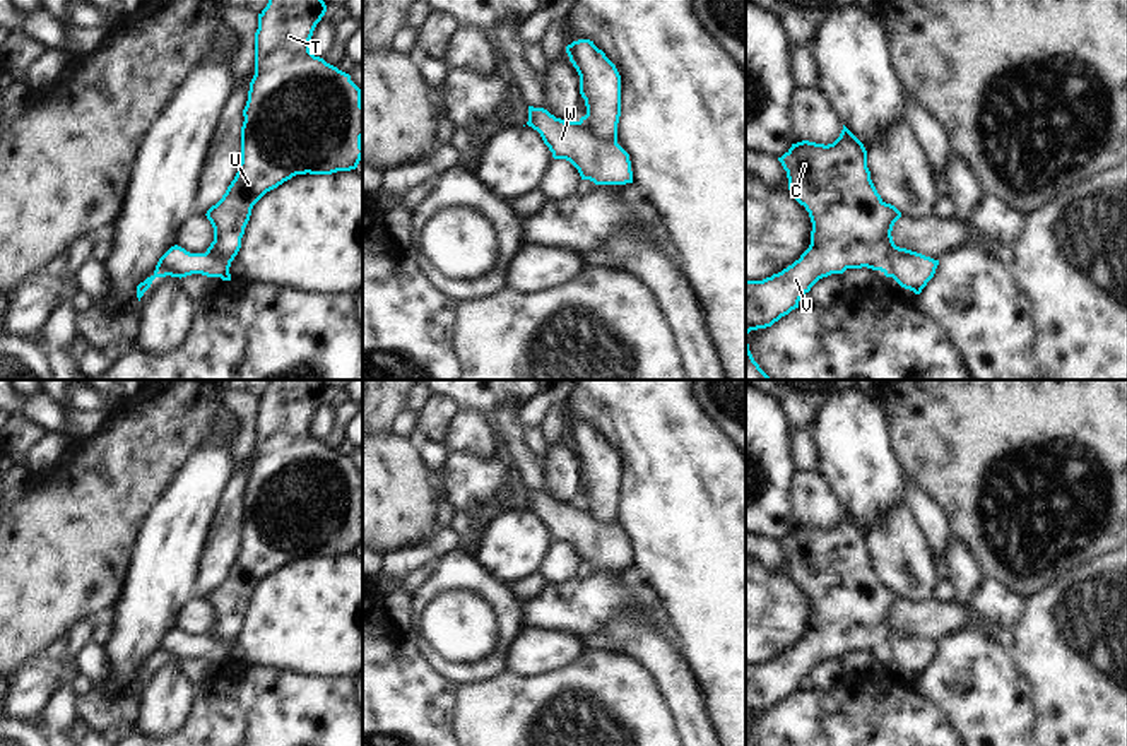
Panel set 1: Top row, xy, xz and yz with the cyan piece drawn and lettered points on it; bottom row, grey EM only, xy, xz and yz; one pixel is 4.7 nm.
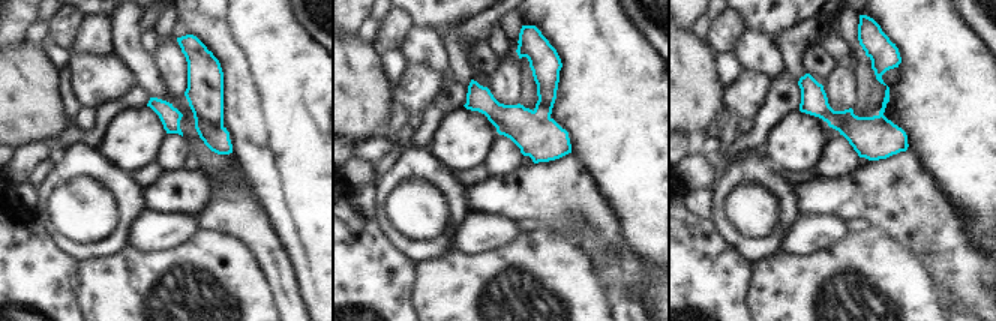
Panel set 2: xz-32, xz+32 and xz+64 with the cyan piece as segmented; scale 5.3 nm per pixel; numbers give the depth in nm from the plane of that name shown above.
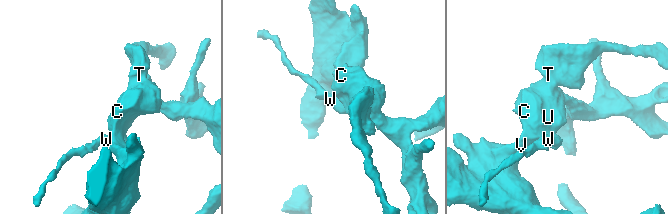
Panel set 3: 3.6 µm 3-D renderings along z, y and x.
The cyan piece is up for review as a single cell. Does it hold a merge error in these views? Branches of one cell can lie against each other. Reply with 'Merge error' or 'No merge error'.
Merge error.

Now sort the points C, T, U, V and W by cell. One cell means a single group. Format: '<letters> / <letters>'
C T U V / W

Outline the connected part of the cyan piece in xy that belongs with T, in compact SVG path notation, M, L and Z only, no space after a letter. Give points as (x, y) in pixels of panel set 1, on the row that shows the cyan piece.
M268 0L255 33L255 75L243 110L241 163L222 198L207 210L217 267L234 260L253 205L296 175L356 169L363 157L361 89L351 75L310 51L310 39L327 12L323 0Z

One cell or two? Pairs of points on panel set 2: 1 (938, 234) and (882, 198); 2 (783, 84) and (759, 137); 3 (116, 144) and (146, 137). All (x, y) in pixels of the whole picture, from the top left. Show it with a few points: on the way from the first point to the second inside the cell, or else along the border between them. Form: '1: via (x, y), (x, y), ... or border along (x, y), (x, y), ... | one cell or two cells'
1: via (924, 224), (896, 198) | one cell
2: via (777, 98), (777, 104), (764, 123) | one cell
3: via (123, 144), (138, 137) | one cell

